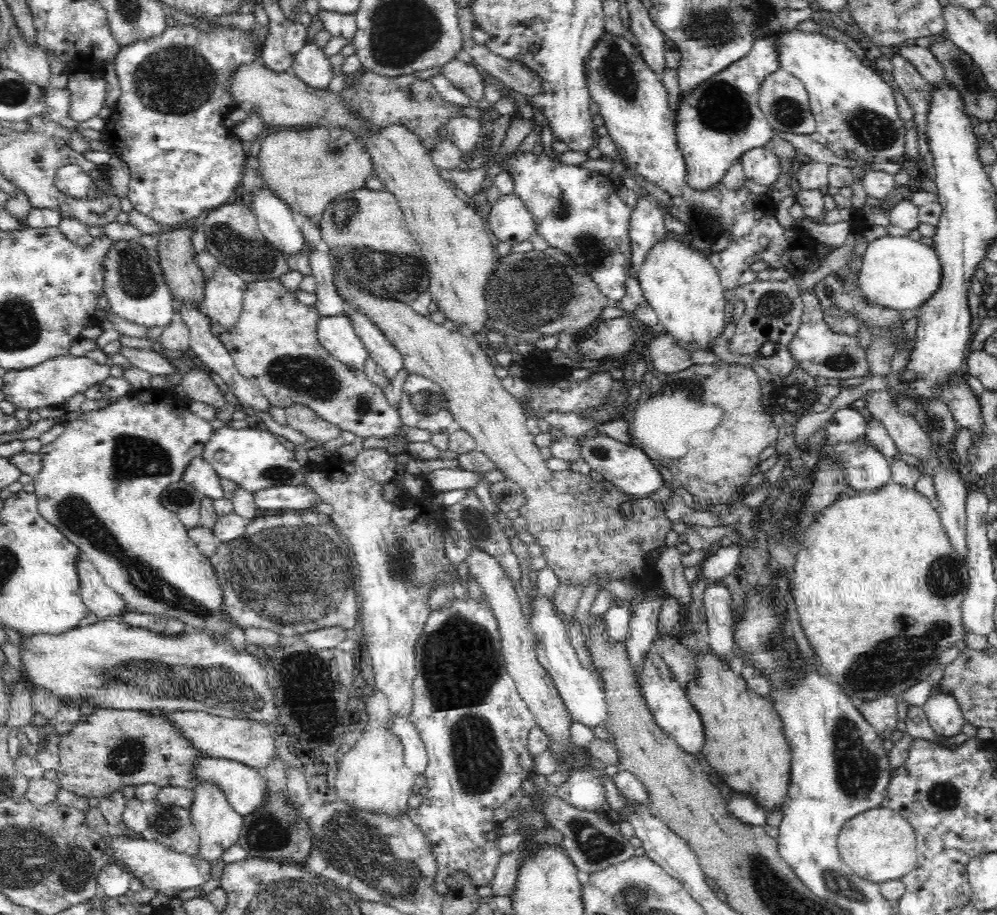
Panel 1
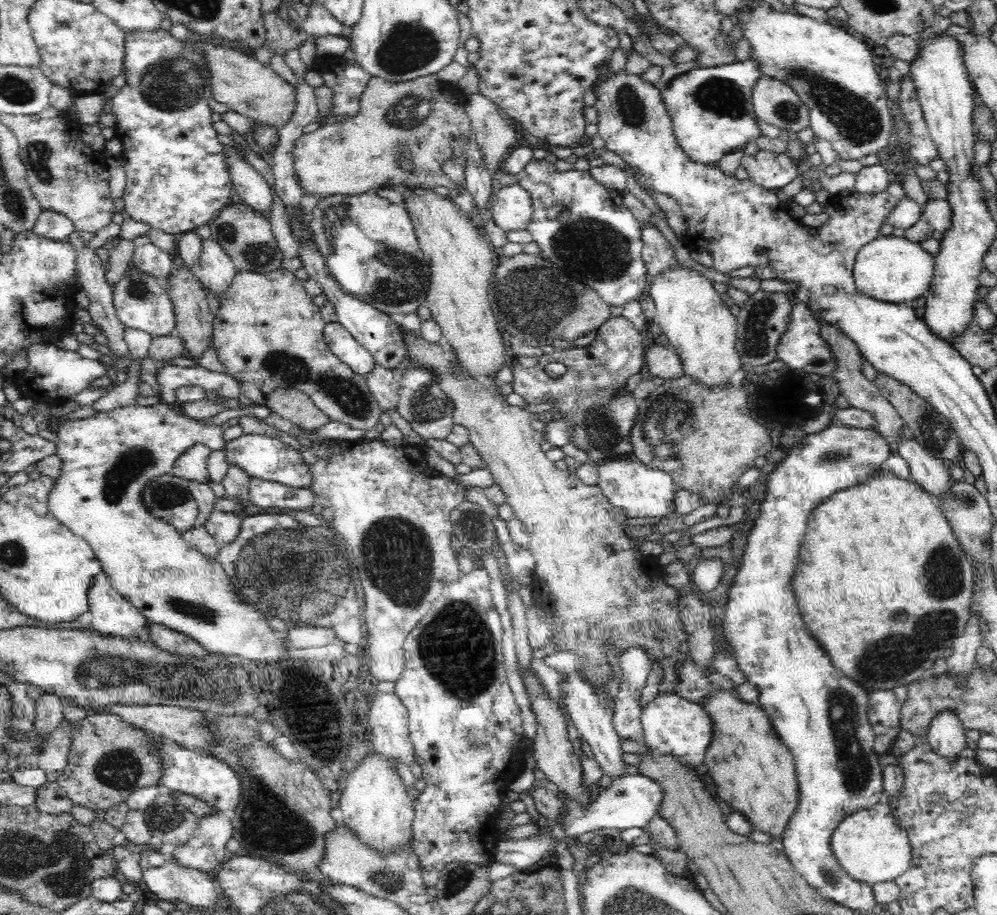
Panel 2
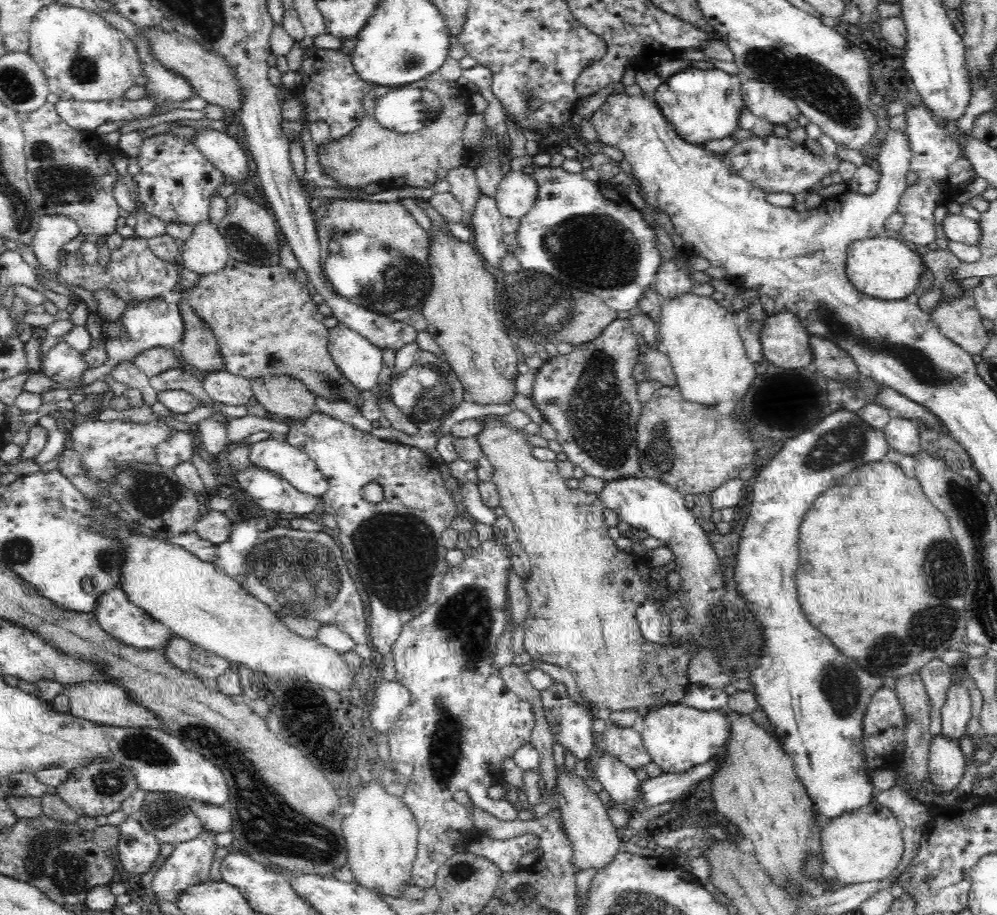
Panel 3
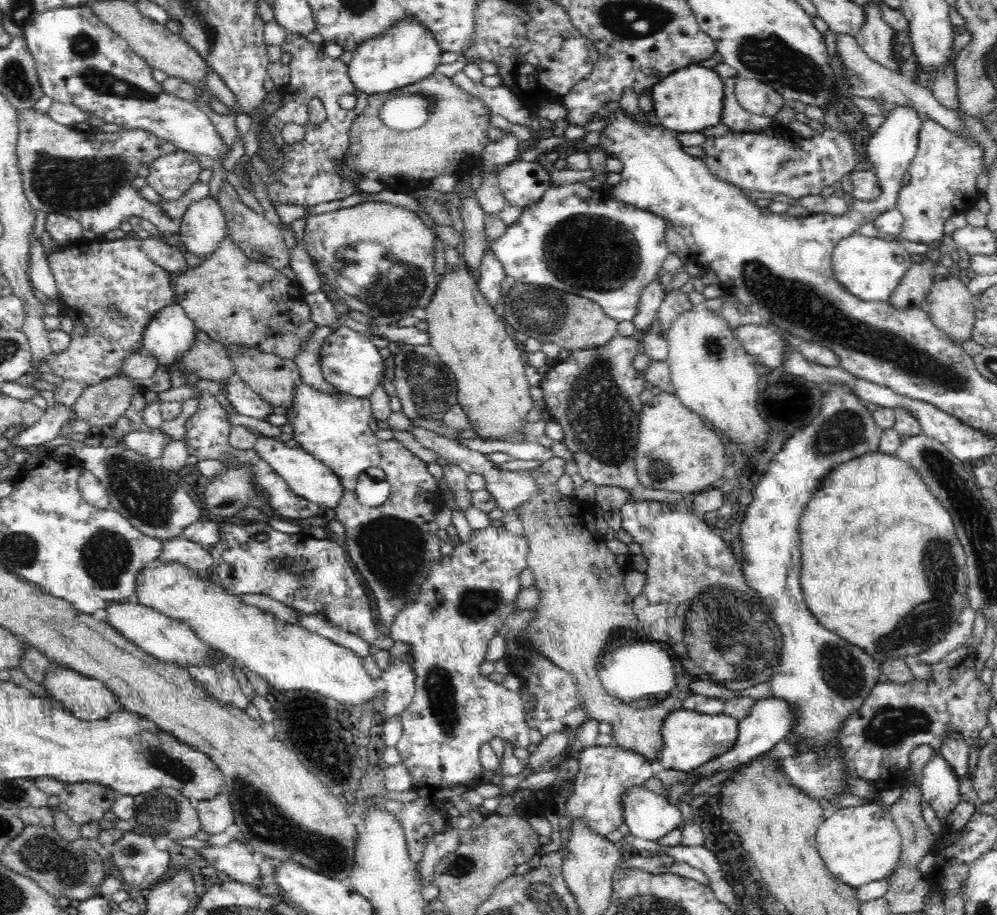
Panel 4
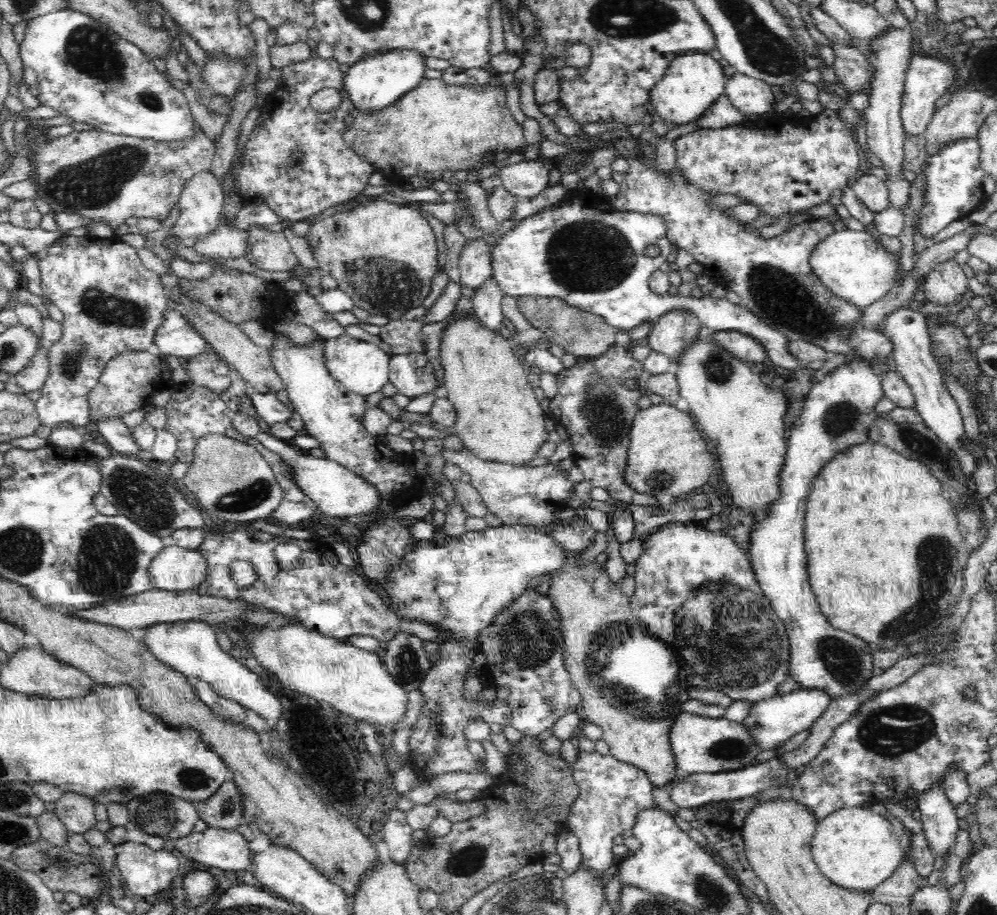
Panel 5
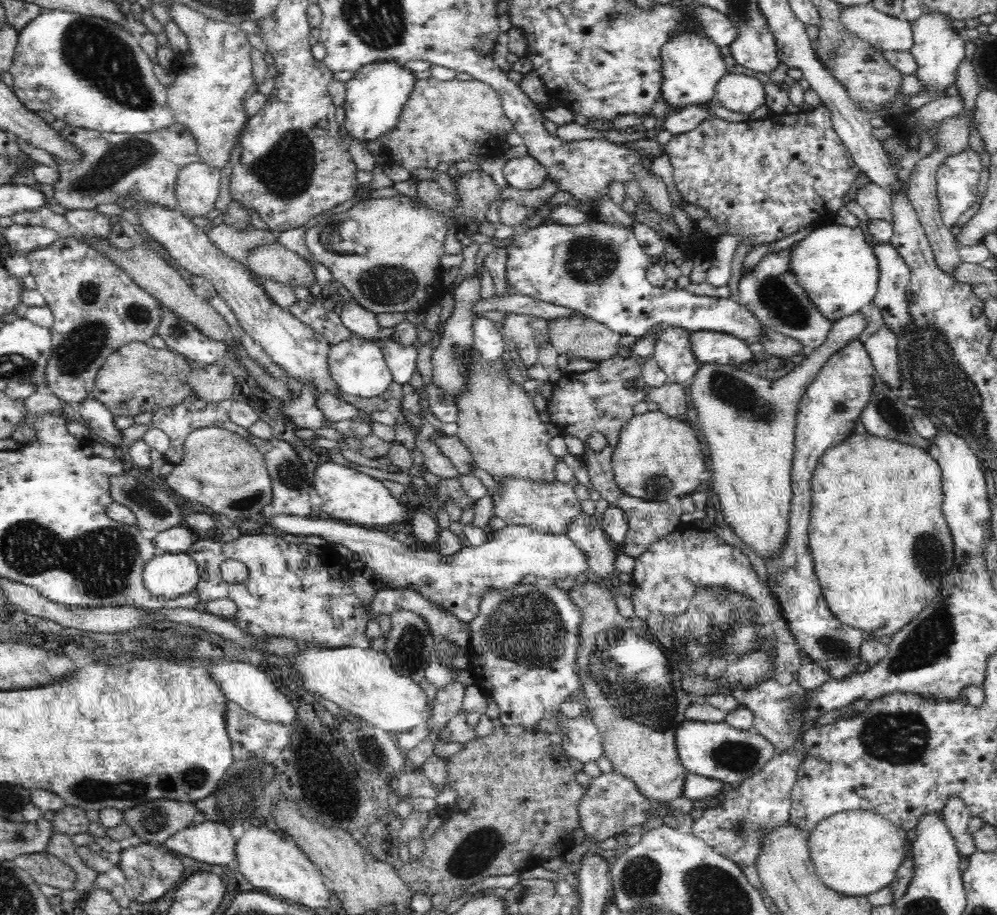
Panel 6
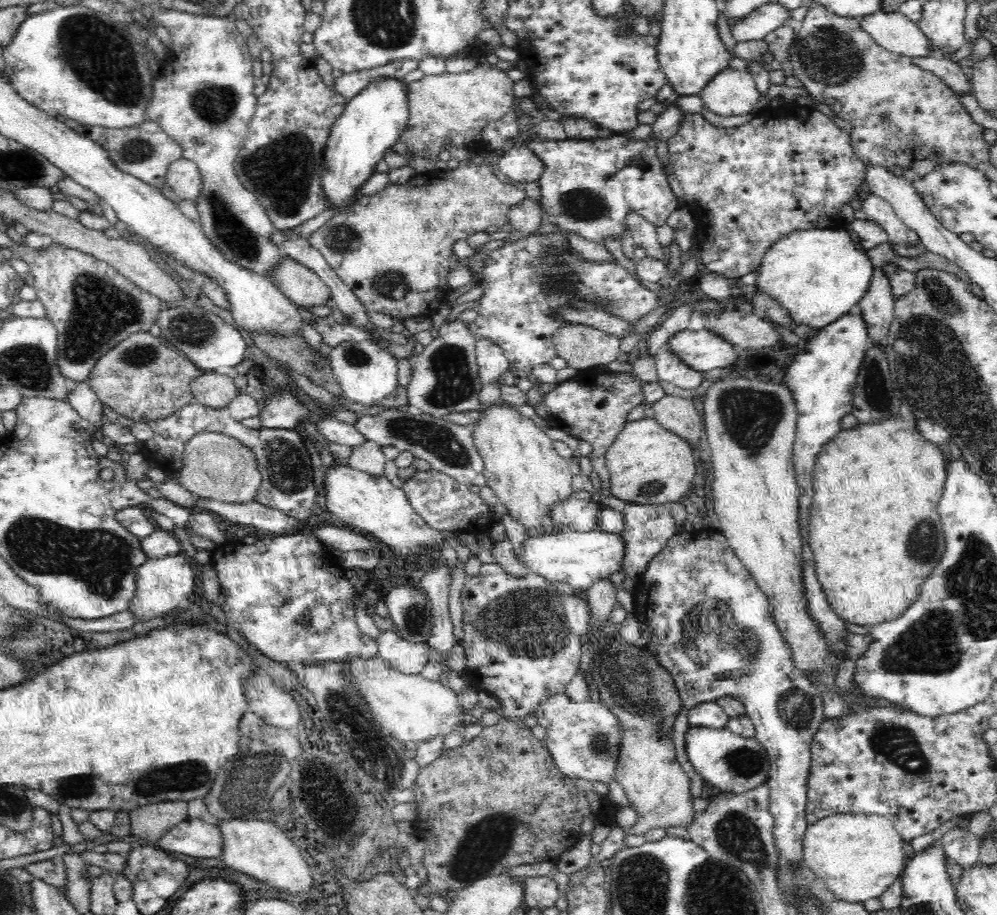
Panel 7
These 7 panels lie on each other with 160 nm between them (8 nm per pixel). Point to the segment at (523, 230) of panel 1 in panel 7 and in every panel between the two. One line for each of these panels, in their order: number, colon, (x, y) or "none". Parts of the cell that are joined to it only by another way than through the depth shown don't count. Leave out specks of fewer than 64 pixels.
2: (511, 207)
3: (516, 193)
4: (522, 183)
5: (526, 179)
6: (524, 173)
7: (519, 165)

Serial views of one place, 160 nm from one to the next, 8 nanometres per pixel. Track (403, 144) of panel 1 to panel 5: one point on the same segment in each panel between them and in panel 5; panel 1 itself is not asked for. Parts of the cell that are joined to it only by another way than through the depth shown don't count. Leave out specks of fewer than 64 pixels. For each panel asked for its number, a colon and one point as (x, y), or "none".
2: (461, 258)
3: (461, 313)
4: (488, 363)
5: (499, 420)

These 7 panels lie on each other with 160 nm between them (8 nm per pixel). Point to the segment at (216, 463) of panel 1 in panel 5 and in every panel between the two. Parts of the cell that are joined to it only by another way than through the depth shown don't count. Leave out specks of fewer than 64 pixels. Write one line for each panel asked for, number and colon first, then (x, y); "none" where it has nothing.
2: (260, 456)
3: (293, 464)
4: (308, 477)
5: (337, 491)

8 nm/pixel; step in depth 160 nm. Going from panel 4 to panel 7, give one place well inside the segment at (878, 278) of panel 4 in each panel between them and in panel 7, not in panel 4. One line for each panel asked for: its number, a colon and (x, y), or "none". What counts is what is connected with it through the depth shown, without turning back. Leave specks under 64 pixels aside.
5: (853, 265)
6: (835, 265)
7: (818, 275)

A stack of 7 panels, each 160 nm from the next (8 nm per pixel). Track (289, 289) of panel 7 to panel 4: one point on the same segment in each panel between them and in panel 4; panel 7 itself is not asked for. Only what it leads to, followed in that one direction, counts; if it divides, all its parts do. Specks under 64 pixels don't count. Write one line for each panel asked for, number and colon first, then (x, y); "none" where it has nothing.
4: (256, 236)
5: (268, 250)
6: (276, 263)

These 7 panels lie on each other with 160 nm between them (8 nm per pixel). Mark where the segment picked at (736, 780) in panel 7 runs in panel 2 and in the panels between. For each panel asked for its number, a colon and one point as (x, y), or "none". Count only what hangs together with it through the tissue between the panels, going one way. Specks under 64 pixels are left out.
2: (672, 726)
3: (678, 738)
4: (691, 739)
5: (700, 744)
6: (718, 751)

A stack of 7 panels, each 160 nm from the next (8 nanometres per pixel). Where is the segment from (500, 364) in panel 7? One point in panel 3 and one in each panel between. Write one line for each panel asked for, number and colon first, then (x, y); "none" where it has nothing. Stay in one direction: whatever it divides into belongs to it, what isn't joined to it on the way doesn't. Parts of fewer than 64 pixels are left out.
3: (486, 219)
4: (491, 275)
5: (487, 300)
6: (488, 342)

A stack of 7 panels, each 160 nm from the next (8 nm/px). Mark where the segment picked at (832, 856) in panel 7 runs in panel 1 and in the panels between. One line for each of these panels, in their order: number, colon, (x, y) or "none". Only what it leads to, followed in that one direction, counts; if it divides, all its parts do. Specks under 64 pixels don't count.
1: (879, 845)
2: (869, 845)
3: (865, 845)
4: (861, 844)
5: (857, 850)
6: (856, 853)

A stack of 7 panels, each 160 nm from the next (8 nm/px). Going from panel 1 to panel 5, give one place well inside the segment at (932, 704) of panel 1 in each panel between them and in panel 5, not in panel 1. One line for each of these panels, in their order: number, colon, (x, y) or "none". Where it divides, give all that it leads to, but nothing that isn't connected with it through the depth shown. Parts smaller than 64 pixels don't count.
2: (945, 735)
3: (947, 764)
4: (939, 785)
5: (940, 823)

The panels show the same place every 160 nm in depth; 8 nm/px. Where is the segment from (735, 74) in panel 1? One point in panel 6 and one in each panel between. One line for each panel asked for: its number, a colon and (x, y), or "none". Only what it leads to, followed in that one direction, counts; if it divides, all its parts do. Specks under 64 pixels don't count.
2: (712, 111)
3: (700, 105)
4: (690, 99)
5: (694, 81)
6: (692, 64)

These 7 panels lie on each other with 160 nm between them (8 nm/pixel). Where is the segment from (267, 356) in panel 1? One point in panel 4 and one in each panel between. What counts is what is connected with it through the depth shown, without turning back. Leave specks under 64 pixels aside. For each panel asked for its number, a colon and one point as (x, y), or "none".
2: (268, 333)
3: (265, 322)
4: (236, 301)

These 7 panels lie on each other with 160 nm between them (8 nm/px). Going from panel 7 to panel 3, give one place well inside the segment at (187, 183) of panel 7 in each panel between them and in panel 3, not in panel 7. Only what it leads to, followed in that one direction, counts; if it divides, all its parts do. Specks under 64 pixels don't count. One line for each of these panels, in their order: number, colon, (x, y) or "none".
3: (205, 251)
4: (203, 227)
5: (200, 203)
6: (197, 186)

